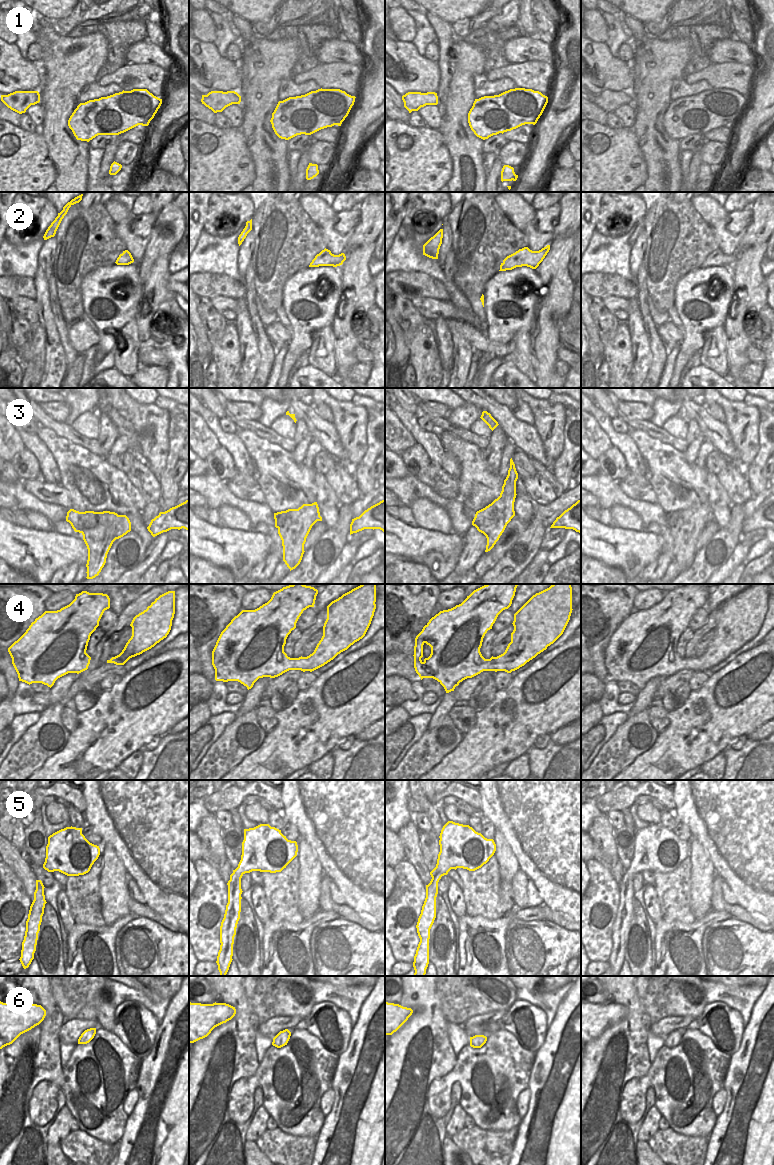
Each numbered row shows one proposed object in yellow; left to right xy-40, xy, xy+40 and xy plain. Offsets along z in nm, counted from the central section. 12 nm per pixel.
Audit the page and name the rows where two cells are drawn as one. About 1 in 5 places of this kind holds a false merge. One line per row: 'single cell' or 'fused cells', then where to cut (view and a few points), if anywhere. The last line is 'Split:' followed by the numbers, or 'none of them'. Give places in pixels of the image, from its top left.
1: single cell; no cut
2: single cell; no cut
3: fused cells; cut in xy+40 along (492, 503), (493, 515), (490, 521), (482, 528), (477, 528)
4: single cell; no cut
5: single cell; no cut
6: single cell; no cut
Split: 3

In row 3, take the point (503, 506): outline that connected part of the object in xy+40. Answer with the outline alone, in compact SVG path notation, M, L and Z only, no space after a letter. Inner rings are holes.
M511 458L508 475L504 480L500 496L492 502L492 508L494 509L494 513L493 516L489 518L491 522L489 524L486 524L483 529L477 528L477 530L483 533L487 538L485 552L490 551L494 547L494 545L504 532L507 524L515 516L514 502L517 495L517 479L518 473L516 471L515 464Z

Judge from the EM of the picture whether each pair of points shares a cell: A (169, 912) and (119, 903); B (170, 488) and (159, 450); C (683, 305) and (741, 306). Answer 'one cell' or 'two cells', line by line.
A: two cells
B: two cells
C: two cells

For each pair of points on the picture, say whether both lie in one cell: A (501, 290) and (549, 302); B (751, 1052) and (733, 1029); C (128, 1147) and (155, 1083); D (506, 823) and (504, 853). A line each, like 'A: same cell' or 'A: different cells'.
A: different cells
B: different cells
C: same cell
D: different cells

